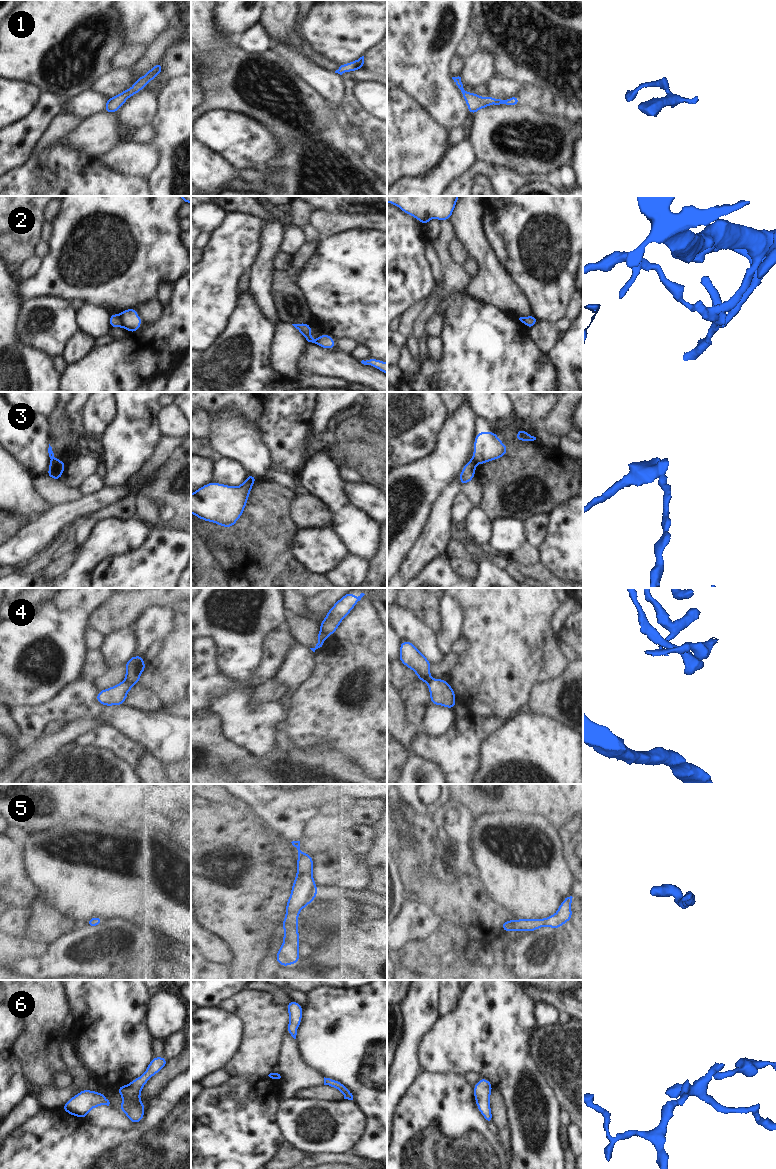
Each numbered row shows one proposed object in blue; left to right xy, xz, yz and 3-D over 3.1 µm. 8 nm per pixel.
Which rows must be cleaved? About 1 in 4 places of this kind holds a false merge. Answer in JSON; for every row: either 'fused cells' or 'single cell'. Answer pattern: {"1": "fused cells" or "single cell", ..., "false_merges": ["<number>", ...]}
{"1": "single cell", "2": "fused cells", "3": "fused cells", "4": "fused cells", "5": "single cell", "6": "single cell", "false_merges": ["2", "3", "4"]}

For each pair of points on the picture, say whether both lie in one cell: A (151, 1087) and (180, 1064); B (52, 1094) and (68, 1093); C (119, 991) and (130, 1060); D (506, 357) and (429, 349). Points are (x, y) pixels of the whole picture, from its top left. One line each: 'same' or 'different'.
A: same
B: same
C: same
D: different

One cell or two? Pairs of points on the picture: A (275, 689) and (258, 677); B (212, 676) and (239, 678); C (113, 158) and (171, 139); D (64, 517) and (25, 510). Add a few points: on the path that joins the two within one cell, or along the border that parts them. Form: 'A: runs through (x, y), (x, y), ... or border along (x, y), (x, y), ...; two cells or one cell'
A: border along (275, 675), (267, 678), (257, 686); two cells
B: border along (215, 657), (215, 665), (233, 685), (213, 695); two cells
C: border along (150, 142), (157, 155), (156, 165), (152, 169); two cells
D: border along (53, 505), (23, 526); two cells

